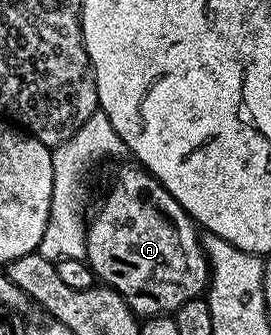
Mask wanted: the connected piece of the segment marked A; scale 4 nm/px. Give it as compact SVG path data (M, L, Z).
M138 164L123 165L115 173L99 210L90 214L87 223L87 256L85 258L96 278L107 288L117 291L127 306L140 319L174 315L181 303L203 297L211 279L211 267L203 249L200 232L169 191Z

